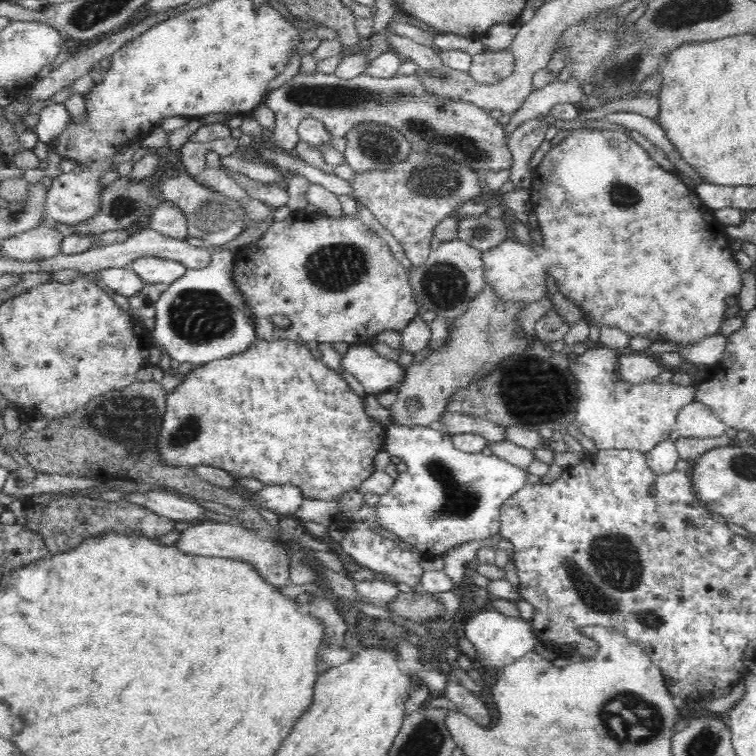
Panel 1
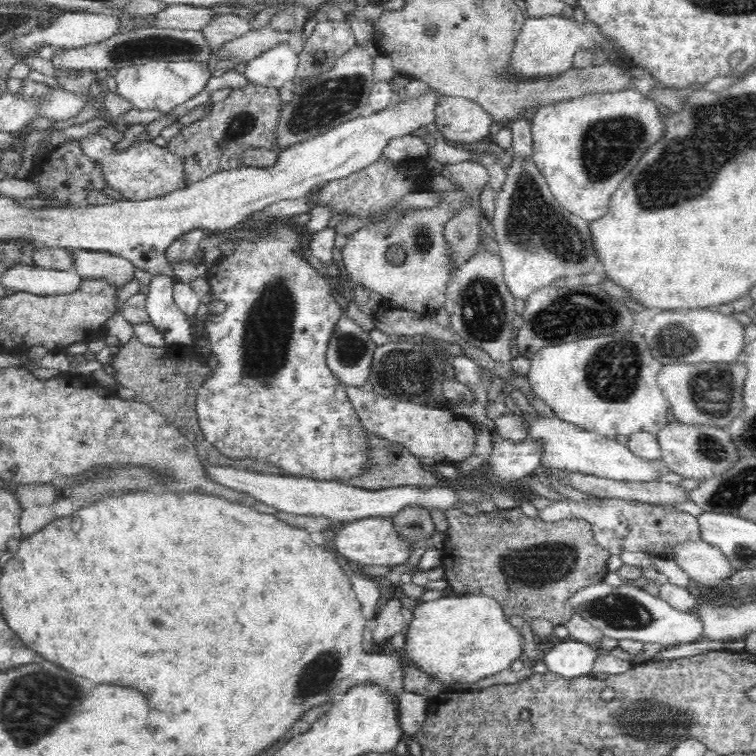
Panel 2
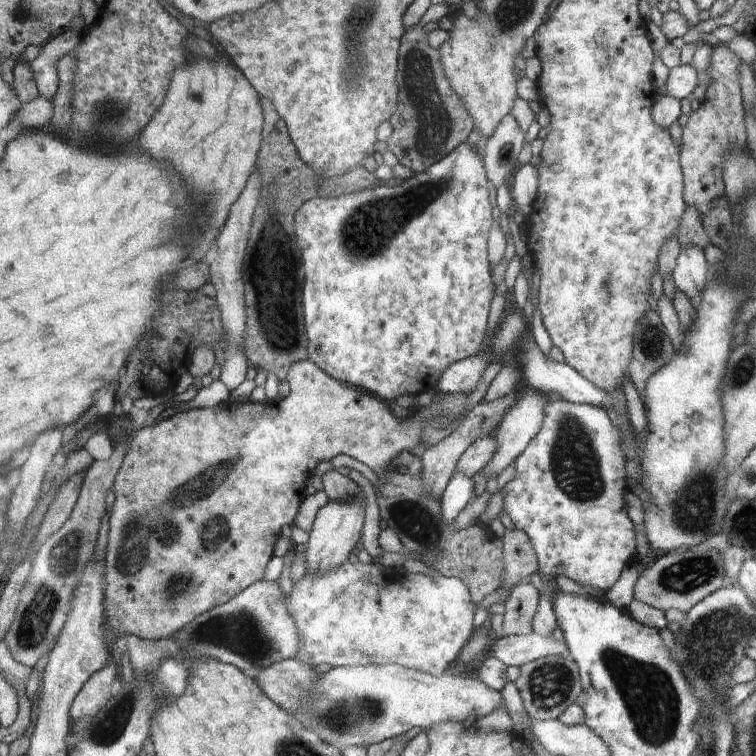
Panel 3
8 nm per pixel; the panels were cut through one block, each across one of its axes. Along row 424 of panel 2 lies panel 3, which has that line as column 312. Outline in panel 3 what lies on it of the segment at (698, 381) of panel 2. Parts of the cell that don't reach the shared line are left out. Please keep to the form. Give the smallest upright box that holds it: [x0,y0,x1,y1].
[294,664,505,750]

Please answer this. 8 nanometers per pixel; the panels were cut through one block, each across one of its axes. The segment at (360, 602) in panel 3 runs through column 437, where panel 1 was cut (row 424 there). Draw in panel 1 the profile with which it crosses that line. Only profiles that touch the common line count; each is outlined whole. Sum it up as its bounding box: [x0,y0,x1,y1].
[568,345,696,453]

